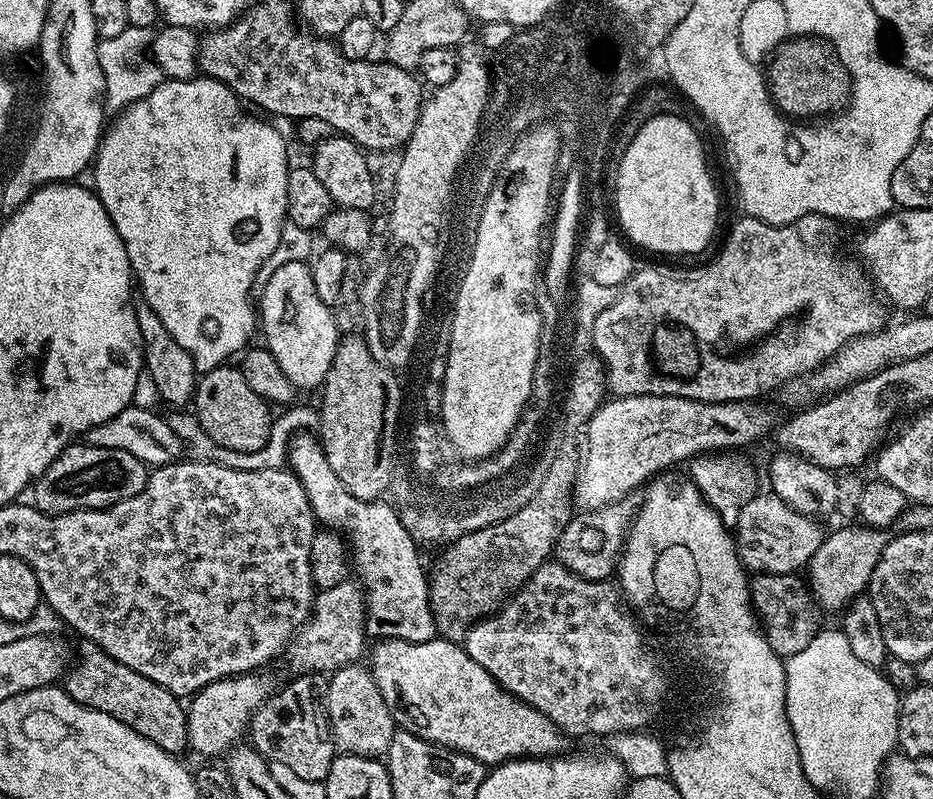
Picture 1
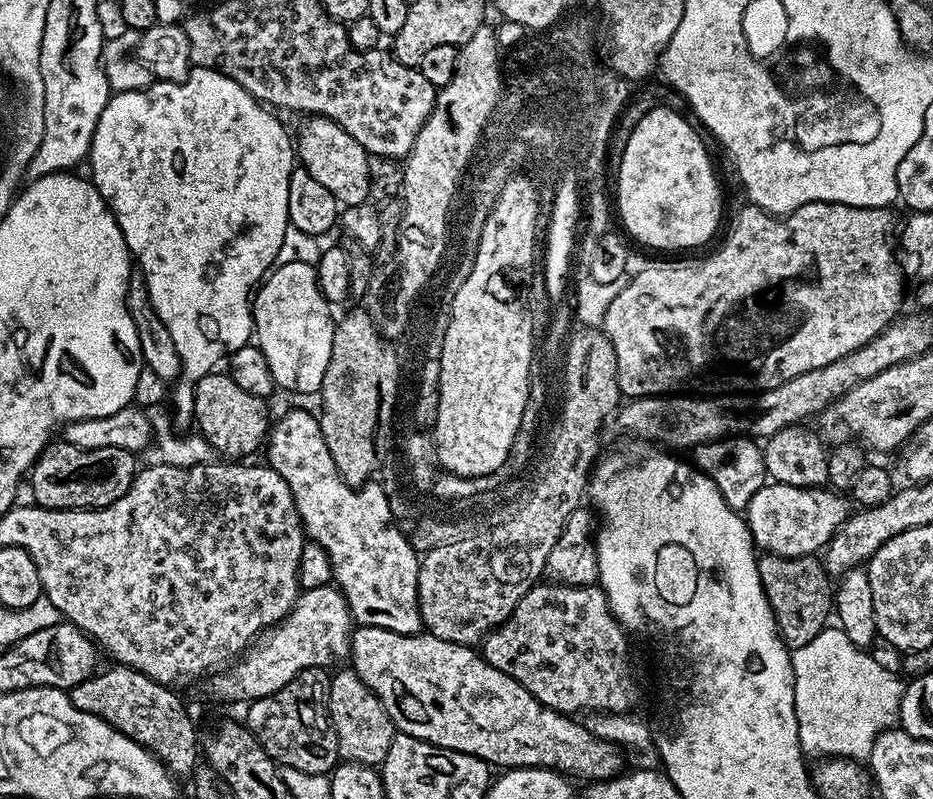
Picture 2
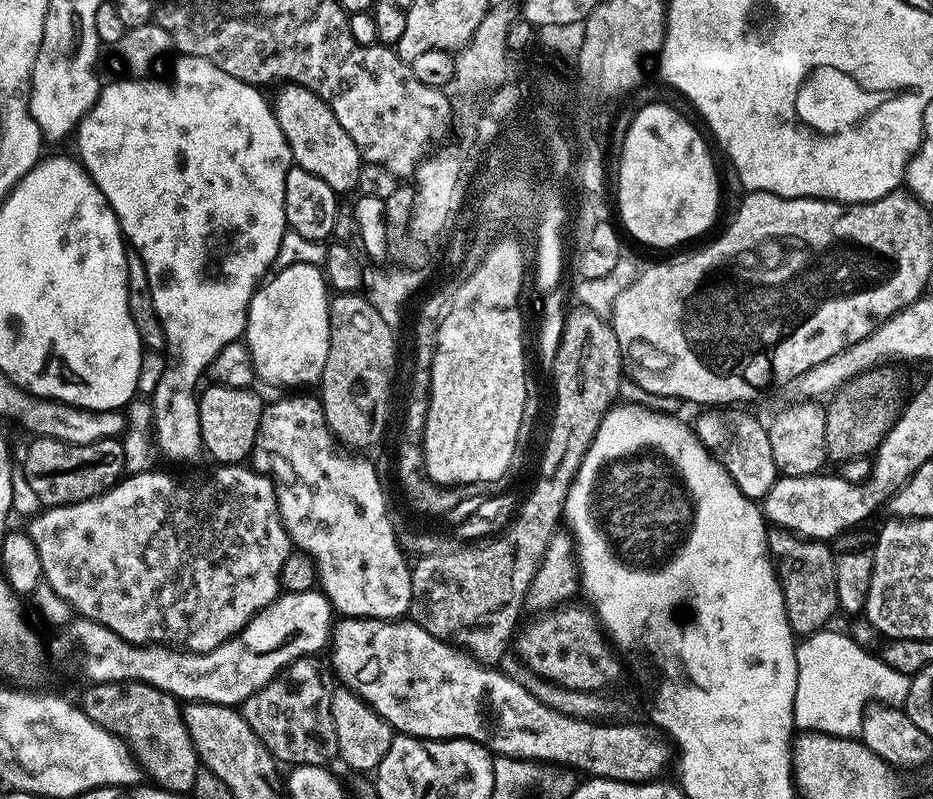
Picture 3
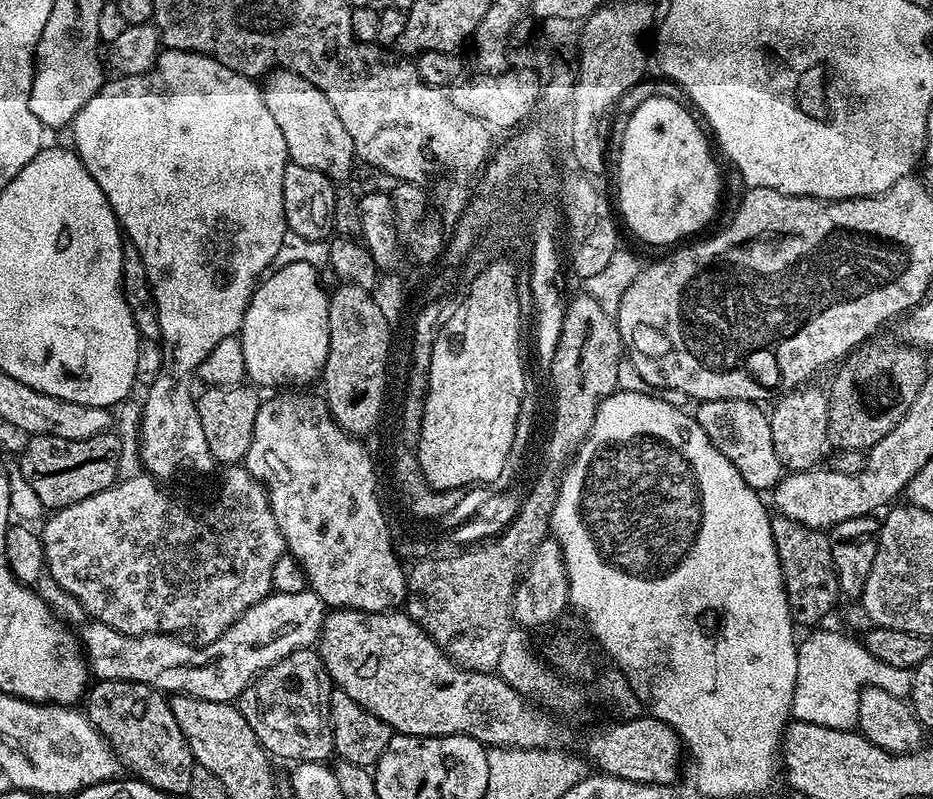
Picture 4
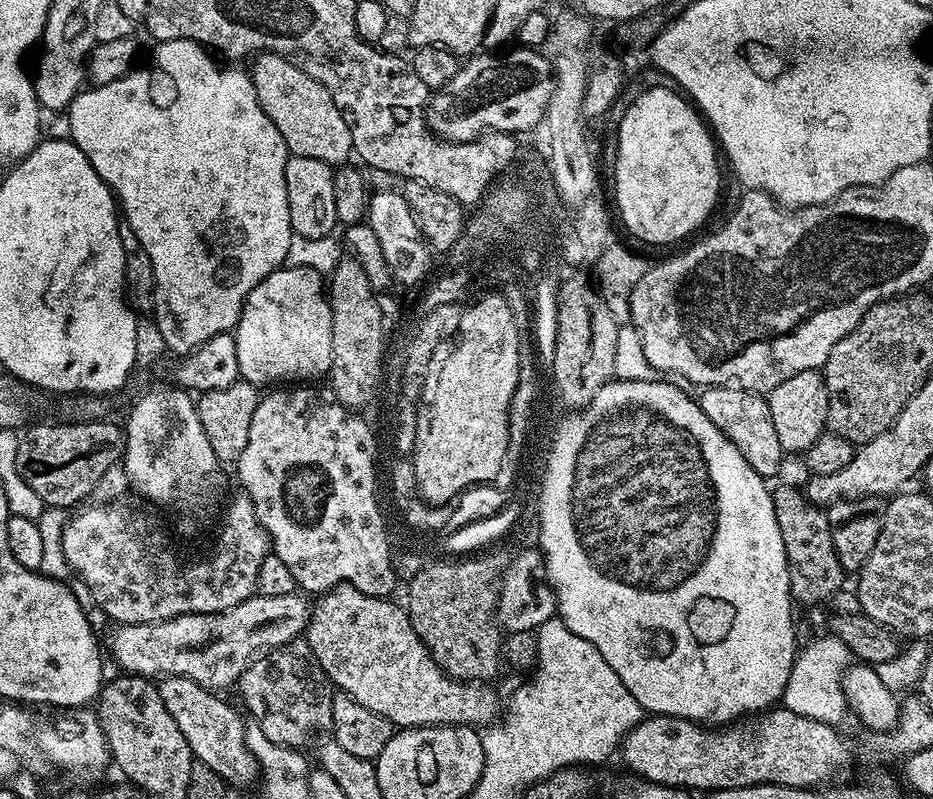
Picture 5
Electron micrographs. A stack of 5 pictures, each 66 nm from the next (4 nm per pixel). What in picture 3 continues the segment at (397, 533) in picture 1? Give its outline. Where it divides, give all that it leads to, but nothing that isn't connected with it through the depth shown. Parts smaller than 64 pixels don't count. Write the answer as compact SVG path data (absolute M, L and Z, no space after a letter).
M304 394L285 395L285 400L265 407L251 463L257 472L271 475L284 528L293 545L315 560L319 587L341 617L391 621L407 617L412 607L412 570L409 557L396 541L380 476L370 461L343 456L348 454L338 447L319 399L315 395L300 395Z

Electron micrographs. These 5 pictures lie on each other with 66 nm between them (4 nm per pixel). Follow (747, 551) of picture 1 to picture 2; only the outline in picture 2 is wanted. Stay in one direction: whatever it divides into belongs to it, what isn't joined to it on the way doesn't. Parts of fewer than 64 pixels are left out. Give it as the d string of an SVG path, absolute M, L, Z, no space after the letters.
M775 482L765 483L750 498L746 509L752 543L761 553L774 556L811 556L827 548L832 535L850 515L850 507L839 491L818 488L799 488Z

